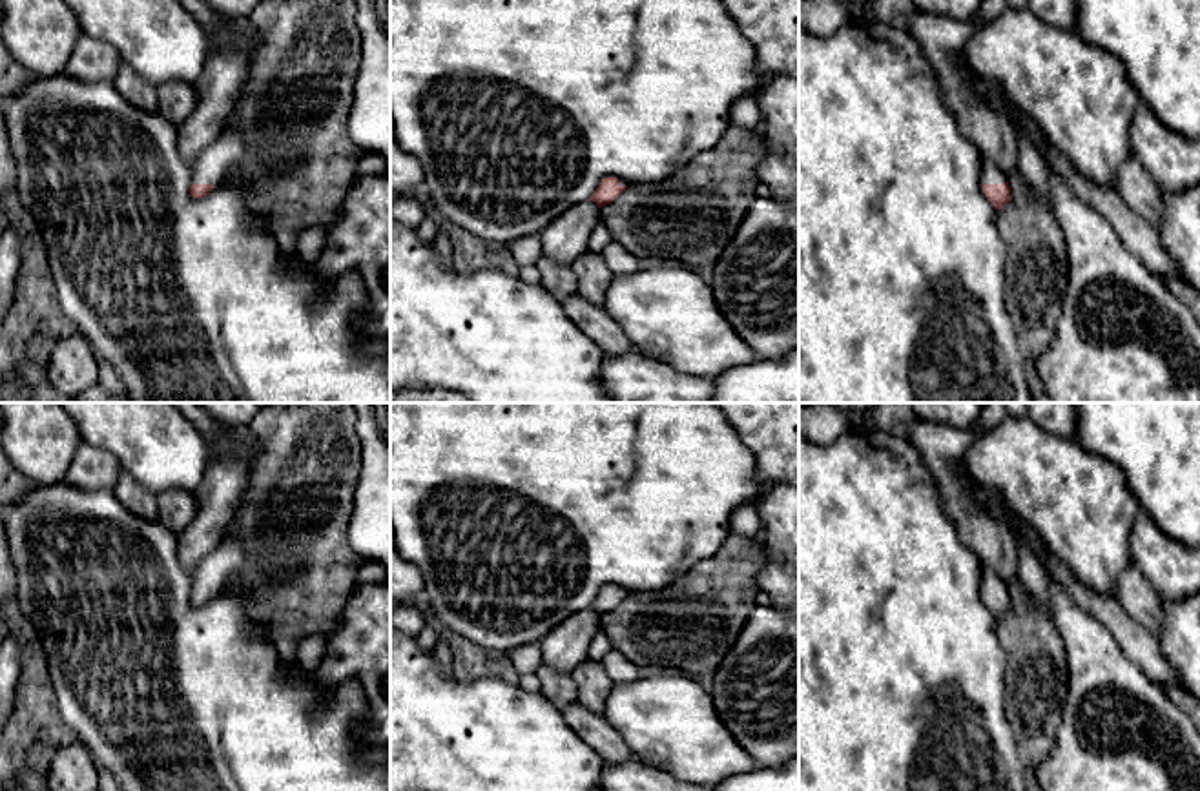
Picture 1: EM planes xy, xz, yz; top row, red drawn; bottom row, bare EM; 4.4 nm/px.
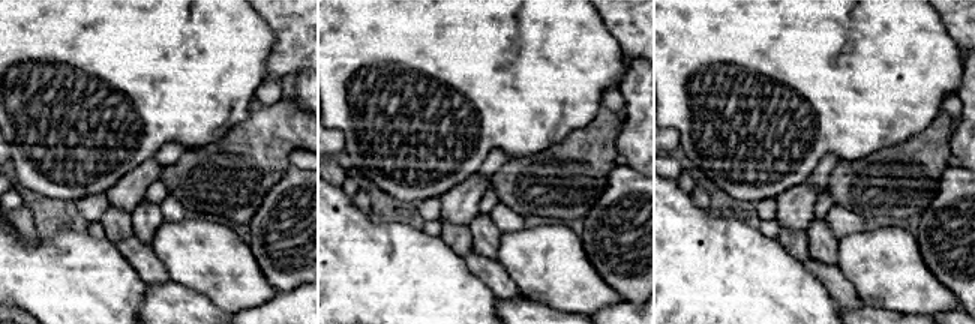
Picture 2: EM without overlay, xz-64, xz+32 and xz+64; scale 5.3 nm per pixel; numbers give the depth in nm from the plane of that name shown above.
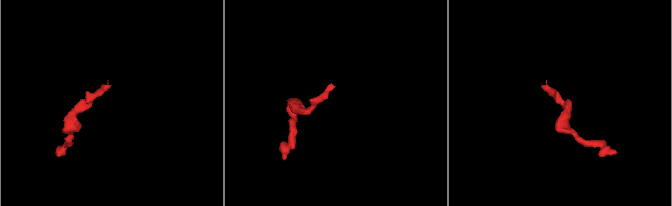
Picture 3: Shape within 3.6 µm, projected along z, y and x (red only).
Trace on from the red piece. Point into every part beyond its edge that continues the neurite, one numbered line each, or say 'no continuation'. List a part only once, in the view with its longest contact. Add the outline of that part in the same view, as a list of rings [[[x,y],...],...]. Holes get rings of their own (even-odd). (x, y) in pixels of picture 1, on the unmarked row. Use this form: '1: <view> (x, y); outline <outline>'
1: yz (991, 582); outline [[[981,565],[981,592],[1005,592],[1007,583],[988,567]]]

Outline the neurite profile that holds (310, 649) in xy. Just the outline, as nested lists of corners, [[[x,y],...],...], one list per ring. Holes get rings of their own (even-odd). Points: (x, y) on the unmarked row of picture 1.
[[[310,634],[303,638],[297,645],[295,662],[303,671],[314,671],[326,649],[328,634]]]

